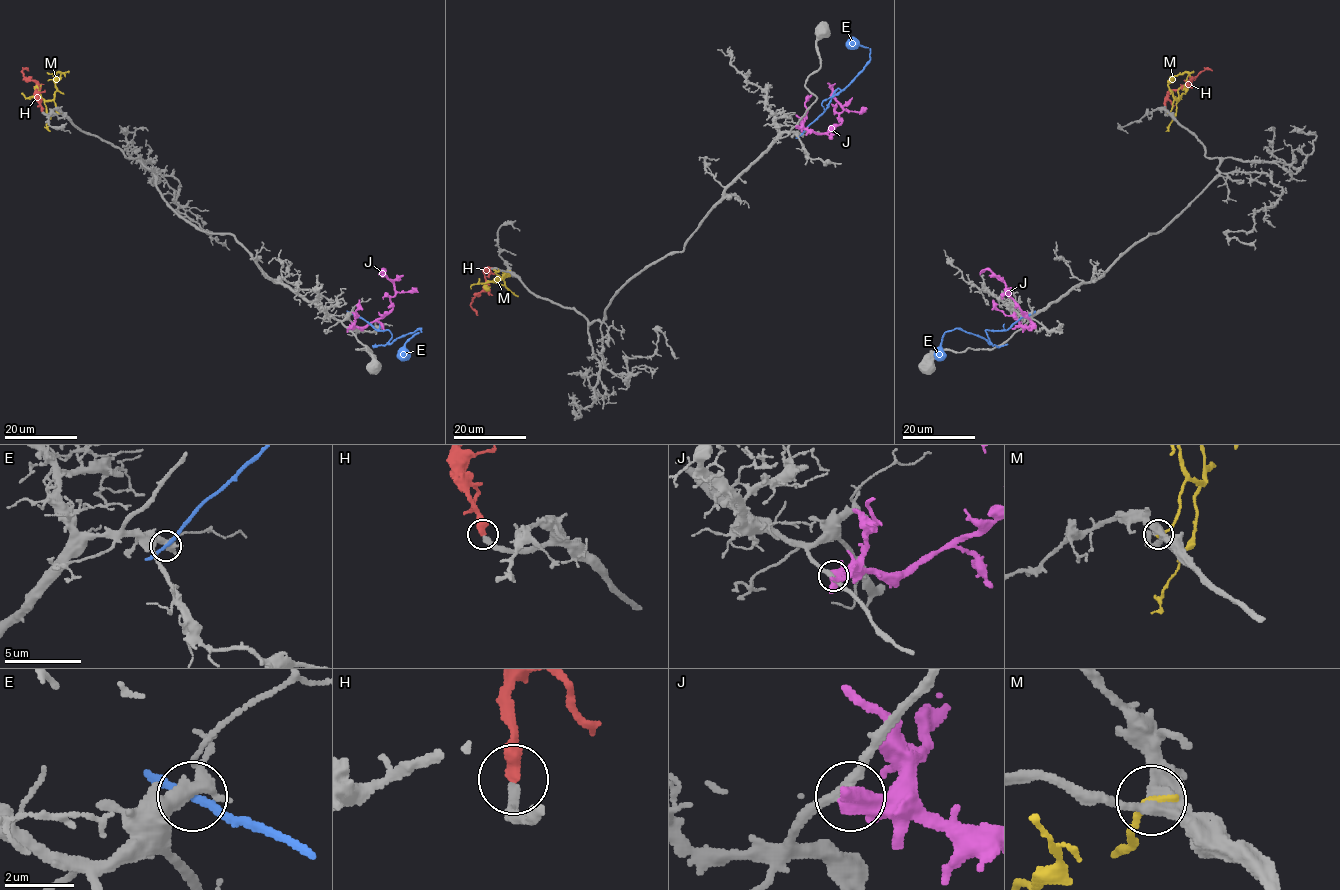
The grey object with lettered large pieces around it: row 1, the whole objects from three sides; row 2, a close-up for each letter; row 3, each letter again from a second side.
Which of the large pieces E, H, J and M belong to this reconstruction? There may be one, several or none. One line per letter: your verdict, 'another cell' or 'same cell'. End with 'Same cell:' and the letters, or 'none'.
E: another cell
H: same cell
J: another cell
M: another cell
Same cell: H

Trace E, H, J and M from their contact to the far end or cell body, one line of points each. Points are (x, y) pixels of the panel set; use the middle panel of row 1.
E: (801, 134), (824, 111), (833, 92), (837, 88), (840, 90), (839, 93), (870, 58), (870, 49), (849, 40)
H: (491, 268), (485, 274), (487, 287), (470, 305), (478, 315)
J: (796, 126), (825, 133), (841, 123), (839, 114), (844, 109), (827, 83)
M: (507, 271), (503, 277), (504, 271), (505, 285), (518, 296)

